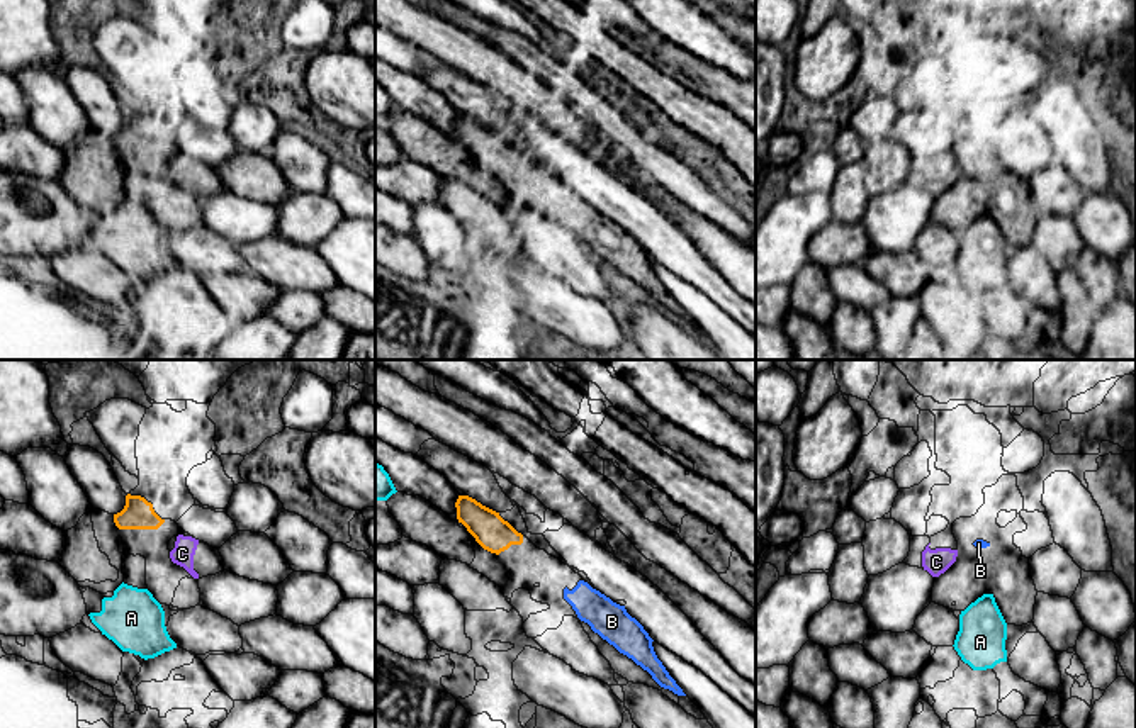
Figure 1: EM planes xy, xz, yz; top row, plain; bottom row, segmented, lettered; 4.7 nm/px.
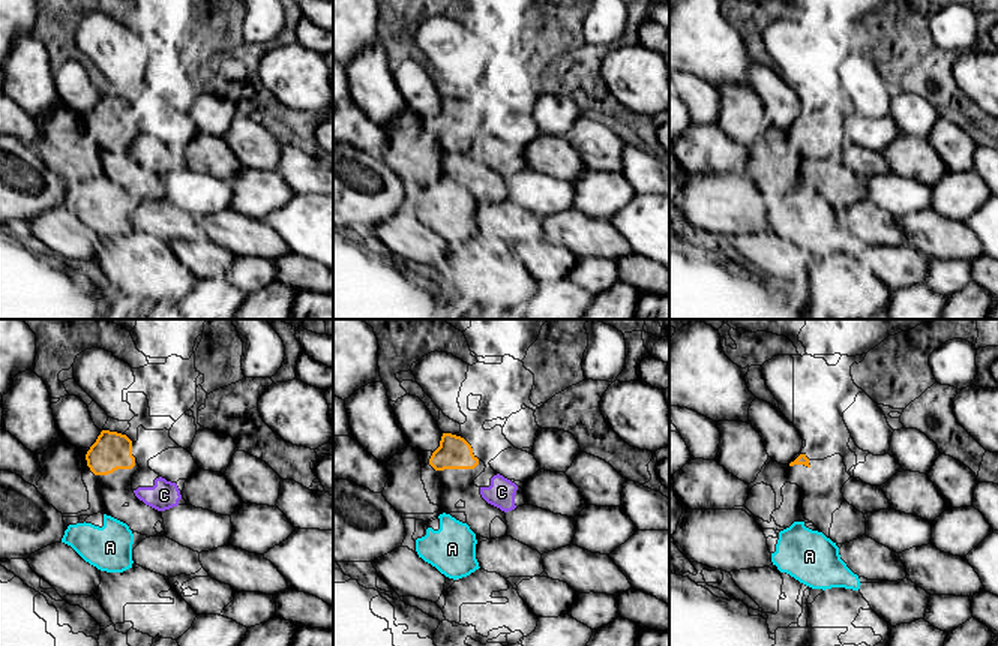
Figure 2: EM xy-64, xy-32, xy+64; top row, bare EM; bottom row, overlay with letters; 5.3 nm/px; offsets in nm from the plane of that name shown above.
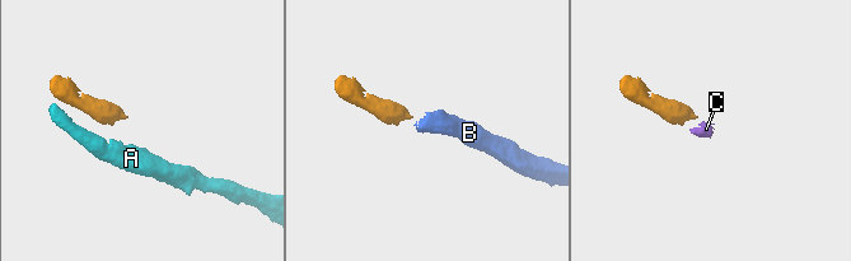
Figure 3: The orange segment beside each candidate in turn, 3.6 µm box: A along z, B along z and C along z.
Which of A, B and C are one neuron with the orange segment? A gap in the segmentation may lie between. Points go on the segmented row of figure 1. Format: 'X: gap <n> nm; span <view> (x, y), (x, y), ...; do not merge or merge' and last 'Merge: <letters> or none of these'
A: gap 260 nm; span xy (123, 528), (123, 582); do not merge
B: gap 300 nm; span xz (520, 543), (566, 588); merge
C: gap 100 nm; span xy (163, 521), (179, 535); do not merge
Merge: B

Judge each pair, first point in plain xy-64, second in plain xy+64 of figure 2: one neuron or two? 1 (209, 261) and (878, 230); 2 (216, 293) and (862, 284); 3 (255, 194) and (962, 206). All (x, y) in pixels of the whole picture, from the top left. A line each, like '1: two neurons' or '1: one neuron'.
1: two neurons
2: two neurons
3: one neuron

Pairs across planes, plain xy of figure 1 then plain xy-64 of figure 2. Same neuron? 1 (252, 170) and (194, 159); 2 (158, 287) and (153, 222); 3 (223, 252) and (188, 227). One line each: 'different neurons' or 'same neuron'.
1: same neuron
2: different neurons
3: same neuron

